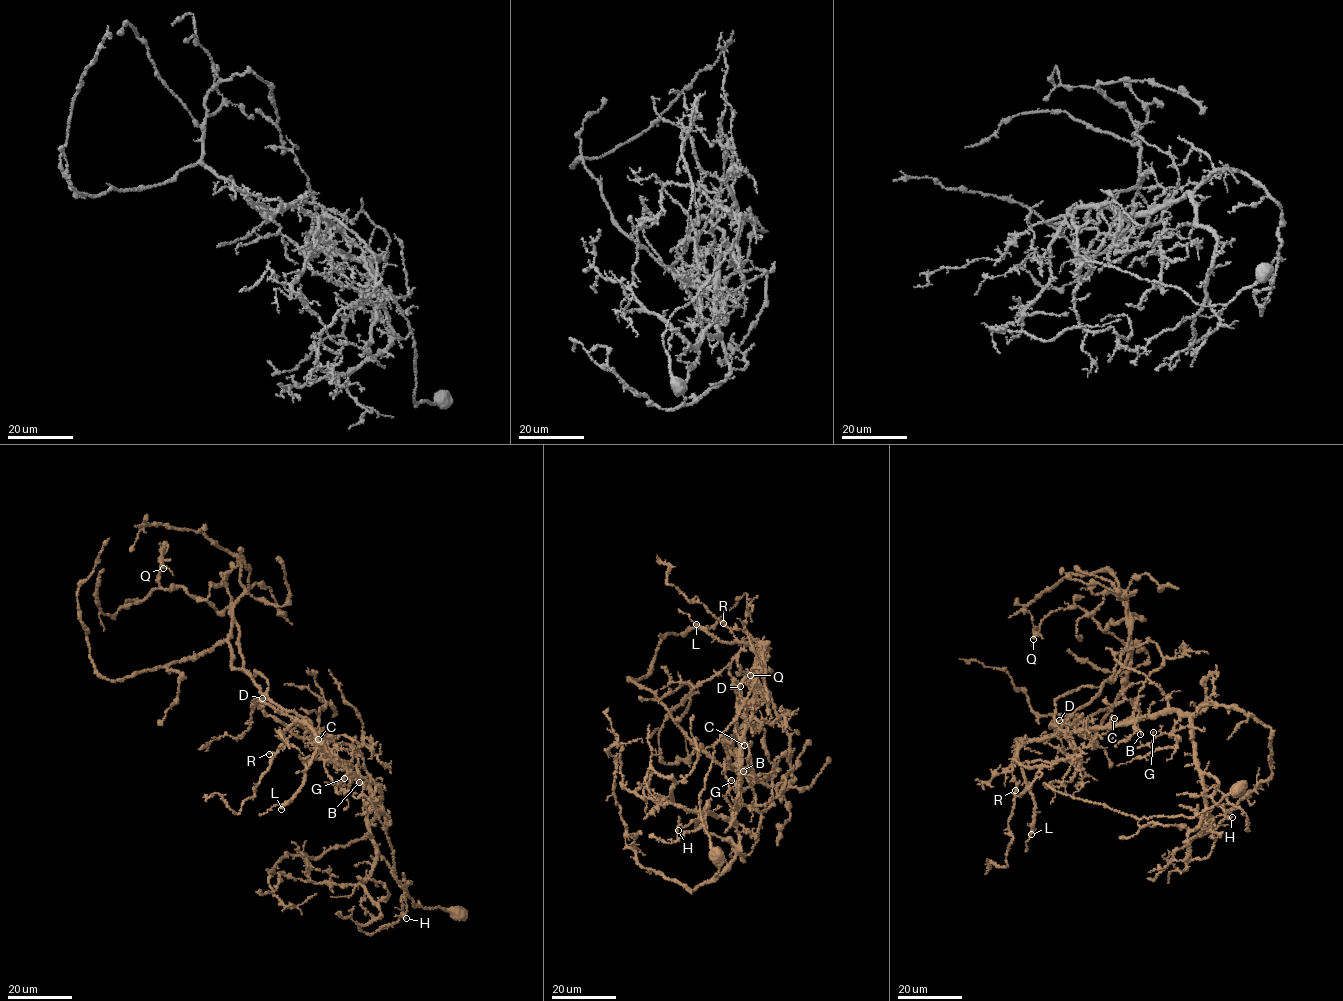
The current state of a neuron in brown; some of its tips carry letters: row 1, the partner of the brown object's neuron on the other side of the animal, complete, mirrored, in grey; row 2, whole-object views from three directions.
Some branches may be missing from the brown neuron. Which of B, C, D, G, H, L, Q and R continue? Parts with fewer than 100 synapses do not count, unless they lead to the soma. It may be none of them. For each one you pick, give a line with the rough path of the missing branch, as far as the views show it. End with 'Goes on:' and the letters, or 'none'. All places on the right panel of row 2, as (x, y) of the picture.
L: missing branch runs (1031, 834), (1031, 850), (1039, 863), (1071, 869), (1088, 877), (1114, 868)
Goes on: L

